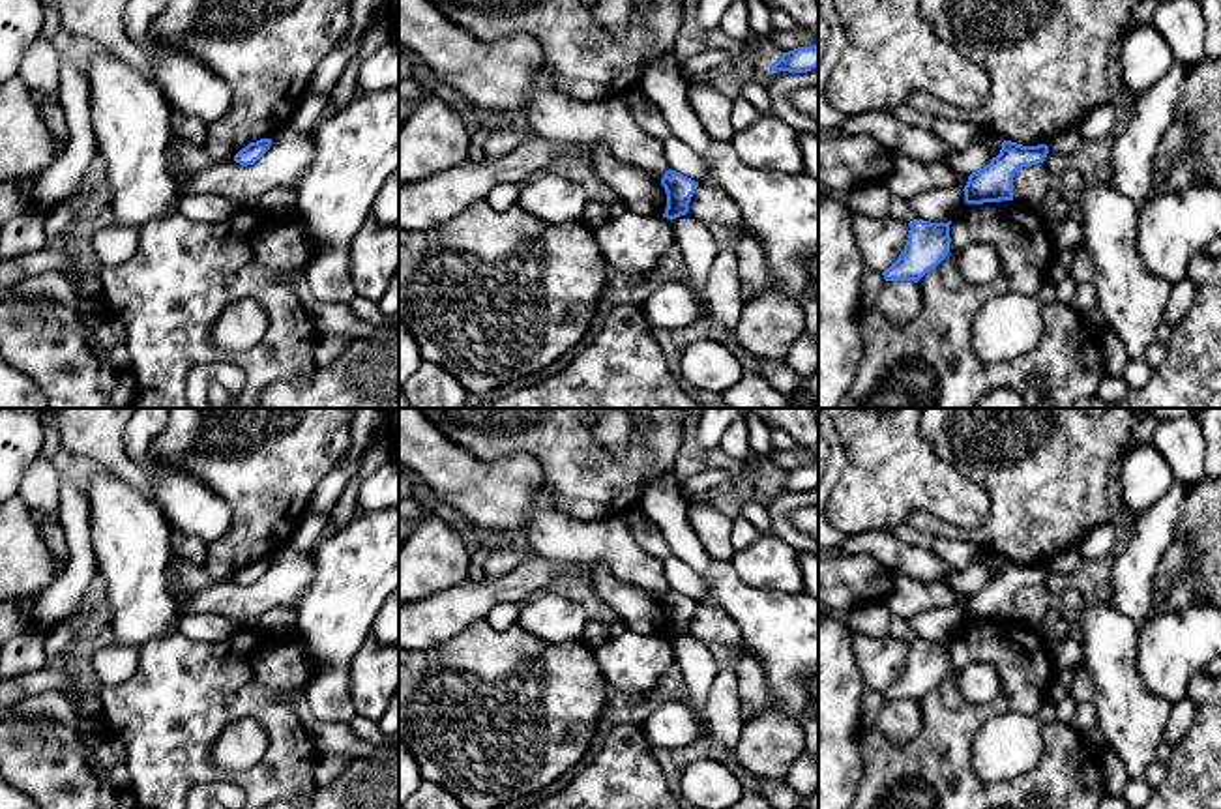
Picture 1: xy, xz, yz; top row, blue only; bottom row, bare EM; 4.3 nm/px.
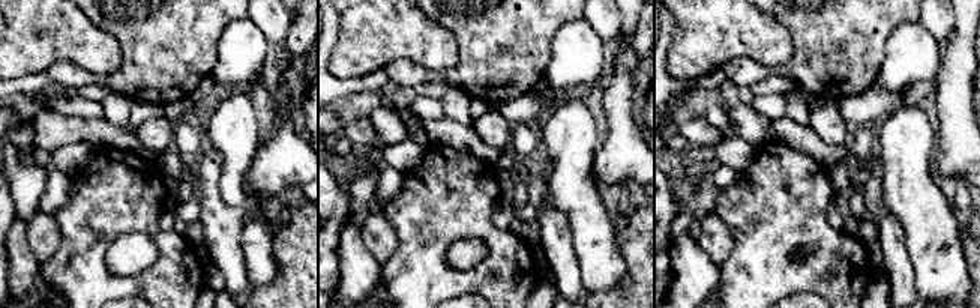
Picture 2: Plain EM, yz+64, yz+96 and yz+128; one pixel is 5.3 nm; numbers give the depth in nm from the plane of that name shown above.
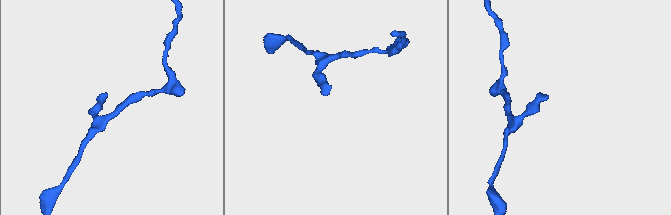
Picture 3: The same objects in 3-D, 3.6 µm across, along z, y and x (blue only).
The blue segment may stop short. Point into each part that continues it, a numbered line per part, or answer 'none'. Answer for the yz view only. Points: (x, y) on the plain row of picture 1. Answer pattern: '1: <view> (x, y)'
none

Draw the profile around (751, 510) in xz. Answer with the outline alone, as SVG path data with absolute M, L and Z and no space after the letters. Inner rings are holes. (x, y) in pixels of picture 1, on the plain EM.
M760 494L751 496L751 498L742 498L738 517L745 519L757 530L762 530L762 532L766 532L772 524L772 517L768 509L764 507Z

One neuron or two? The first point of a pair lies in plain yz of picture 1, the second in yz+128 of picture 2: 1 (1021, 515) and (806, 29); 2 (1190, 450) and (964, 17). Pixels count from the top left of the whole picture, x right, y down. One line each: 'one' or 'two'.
1: one
2: two

